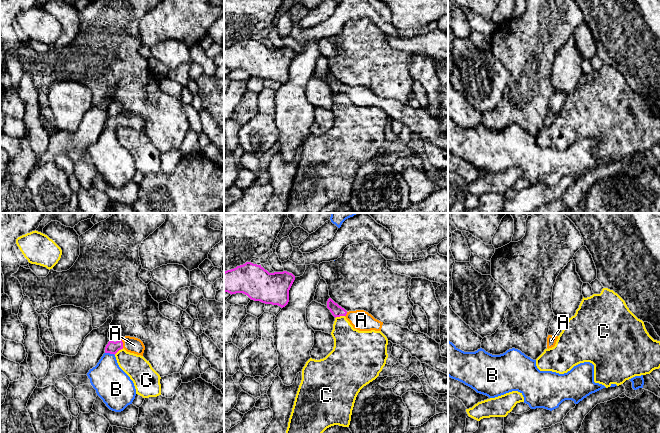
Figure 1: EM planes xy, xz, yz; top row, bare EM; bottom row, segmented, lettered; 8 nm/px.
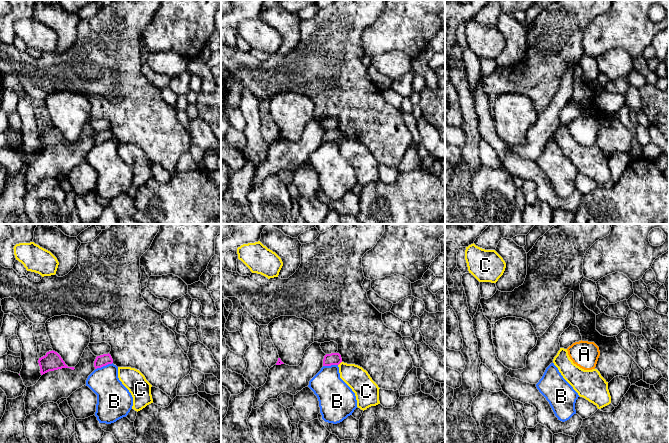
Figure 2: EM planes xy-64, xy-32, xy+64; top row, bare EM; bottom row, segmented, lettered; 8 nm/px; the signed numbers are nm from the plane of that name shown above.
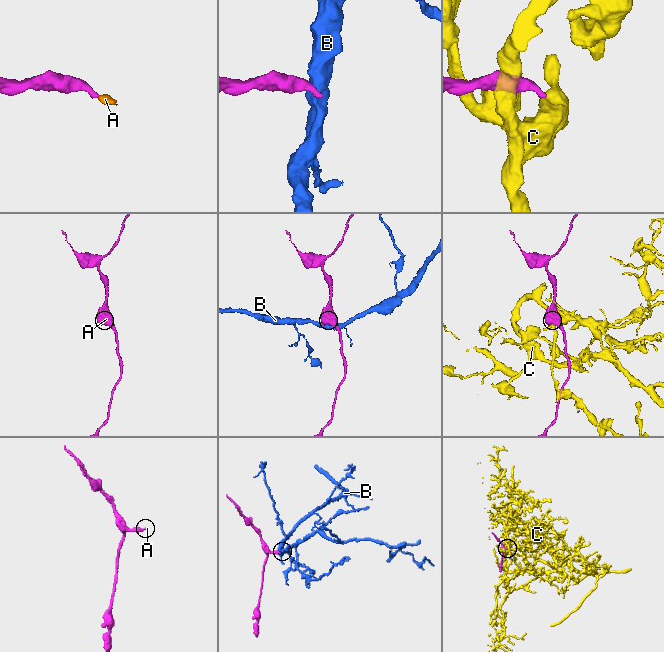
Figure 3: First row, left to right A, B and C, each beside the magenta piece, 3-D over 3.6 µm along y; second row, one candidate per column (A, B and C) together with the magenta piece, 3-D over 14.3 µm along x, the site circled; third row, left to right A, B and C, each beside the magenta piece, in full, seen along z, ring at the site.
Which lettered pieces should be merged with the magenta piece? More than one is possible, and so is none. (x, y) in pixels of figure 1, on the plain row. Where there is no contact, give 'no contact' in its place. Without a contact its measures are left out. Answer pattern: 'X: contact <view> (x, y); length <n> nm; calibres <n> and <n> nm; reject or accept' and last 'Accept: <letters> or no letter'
A: contact xy (122, 119); length 70 nm; calibres 100 and 130 nm; accept
B: contact xy (110, 129); length 80 nm; calibres 100 and 280 nm; reject
C: contact xz (339, 92); length 80 nm; calibres 90 and 280 nm; reject
Accept: A

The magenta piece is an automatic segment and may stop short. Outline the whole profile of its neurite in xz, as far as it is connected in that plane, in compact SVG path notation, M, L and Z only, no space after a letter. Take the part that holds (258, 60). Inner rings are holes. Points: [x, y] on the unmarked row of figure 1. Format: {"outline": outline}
{"outline": "M246 38L224 48L224 68L243 69L251 76L285 83L295 52L287 47L269 49L261 41Z"}

